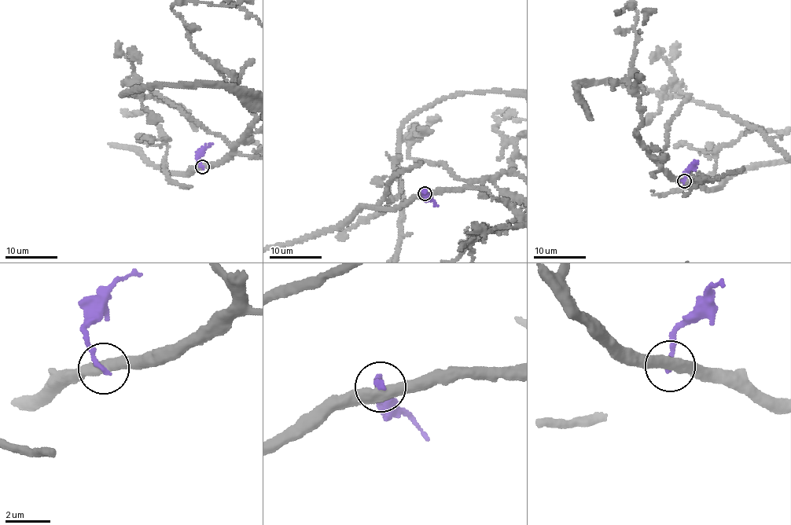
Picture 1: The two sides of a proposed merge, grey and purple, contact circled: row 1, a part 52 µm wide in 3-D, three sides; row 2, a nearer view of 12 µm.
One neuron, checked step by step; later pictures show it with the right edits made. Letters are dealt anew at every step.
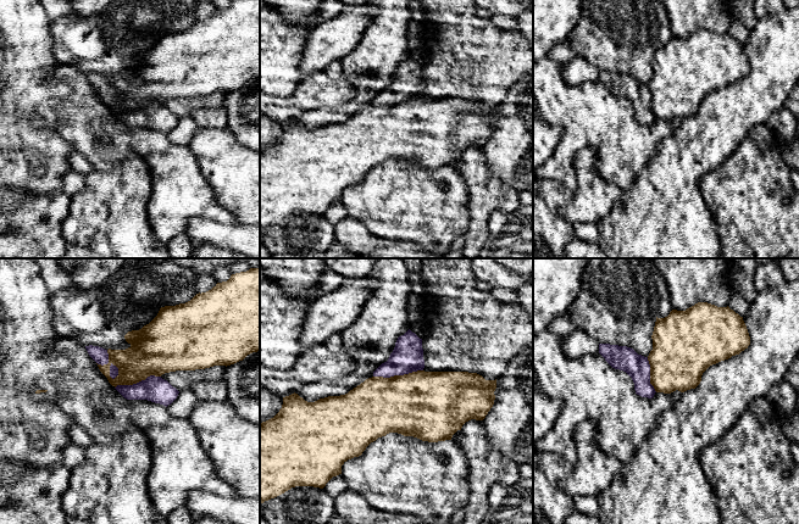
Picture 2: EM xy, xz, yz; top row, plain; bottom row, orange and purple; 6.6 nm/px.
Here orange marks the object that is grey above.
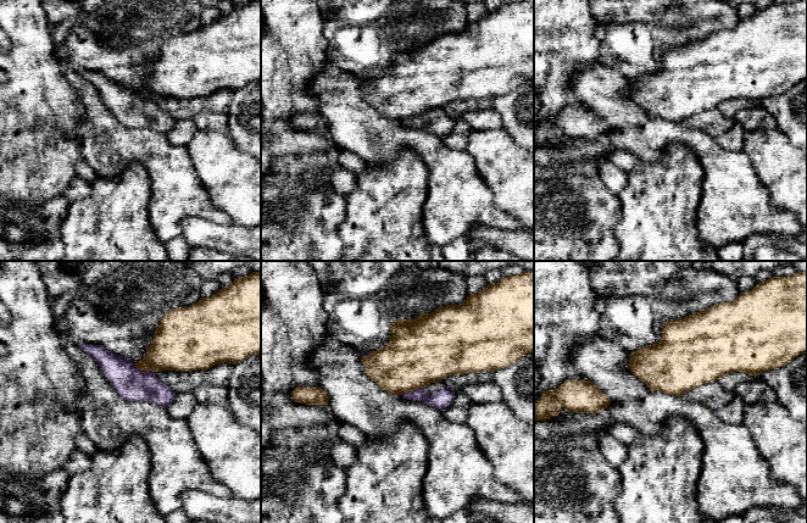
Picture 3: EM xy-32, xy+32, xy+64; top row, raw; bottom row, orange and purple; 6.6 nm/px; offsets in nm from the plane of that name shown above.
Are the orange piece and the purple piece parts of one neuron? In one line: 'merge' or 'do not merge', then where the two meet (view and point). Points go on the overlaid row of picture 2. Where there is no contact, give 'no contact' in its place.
do not merge; meets orange in xy at (110, 364)

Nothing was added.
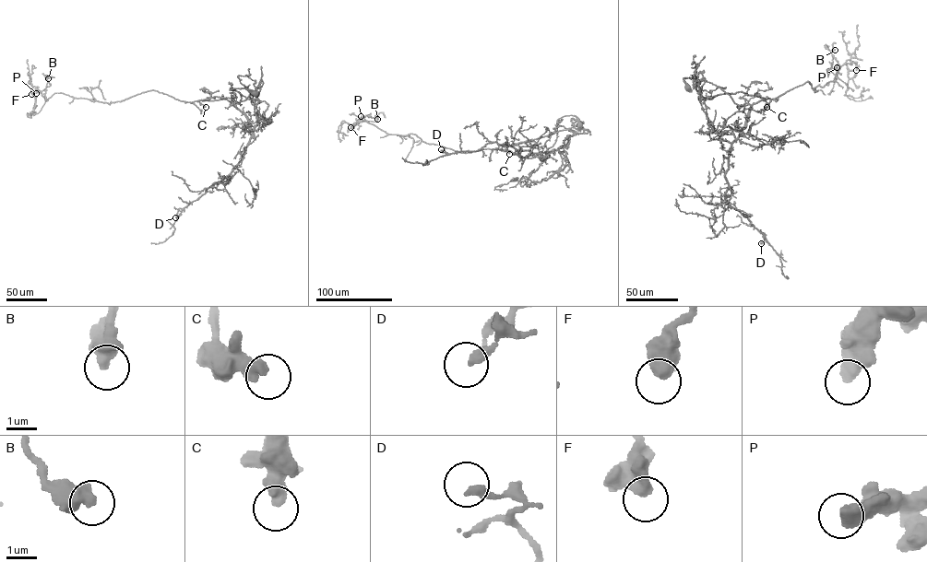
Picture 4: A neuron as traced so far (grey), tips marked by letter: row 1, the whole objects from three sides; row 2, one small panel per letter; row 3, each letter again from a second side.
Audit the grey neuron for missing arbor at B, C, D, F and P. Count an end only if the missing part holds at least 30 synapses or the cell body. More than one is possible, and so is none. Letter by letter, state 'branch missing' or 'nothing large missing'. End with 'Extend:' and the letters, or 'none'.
B: nothing large missing
C: nothing large missing
D: nothing large missing
F: nothing large missing
P: nothing large missing
Extend: none

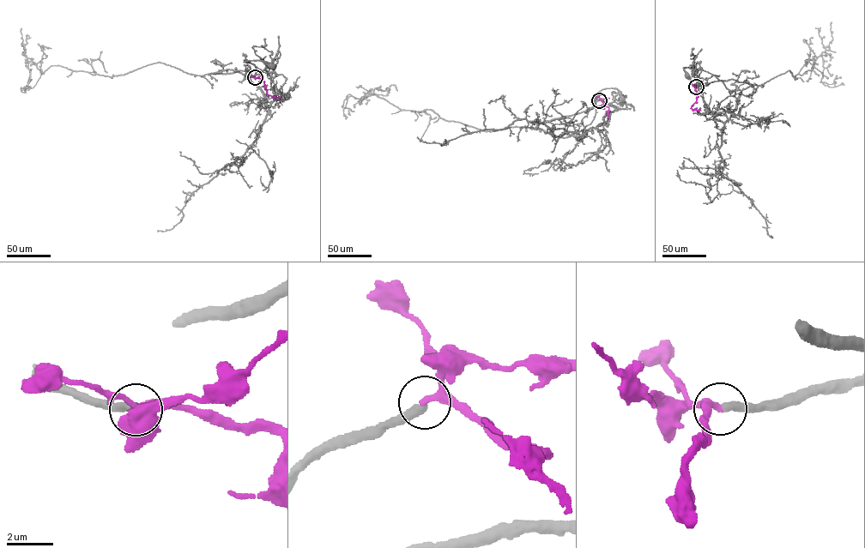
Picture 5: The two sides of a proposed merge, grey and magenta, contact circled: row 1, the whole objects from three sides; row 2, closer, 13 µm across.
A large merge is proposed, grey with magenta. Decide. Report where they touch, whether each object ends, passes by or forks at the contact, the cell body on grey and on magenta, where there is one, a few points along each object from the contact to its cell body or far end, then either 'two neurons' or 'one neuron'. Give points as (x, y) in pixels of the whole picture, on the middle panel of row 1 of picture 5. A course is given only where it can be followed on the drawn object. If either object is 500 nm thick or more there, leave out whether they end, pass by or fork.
place (599, 100); grey ends; magenta passes by; soma grey (622, 99); soma magenta none; course grey (599, 100), (586, 111), (544, 120), (536, 128), (566, 137), (590, 123), (598, 92), (617, 88), (622, 99); course magenta (599, 100), (603, 102), (602, 107), (608, 108), (607, 118); one neuron

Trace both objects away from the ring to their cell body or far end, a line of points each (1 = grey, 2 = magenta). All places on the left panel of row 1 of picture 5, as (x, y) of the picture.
1: (255, 78), (226, 69), (208, 75), (234, 72), (254, 77), (255, 67), (244, 63), (246, 61), (272, 66)
2: (255, 78), (263, 81), (268, 94), (279, 97)

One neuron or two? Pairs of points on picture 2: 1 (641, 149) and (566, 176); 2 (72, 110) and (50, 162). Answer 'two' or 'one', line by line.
1: one
2: two

